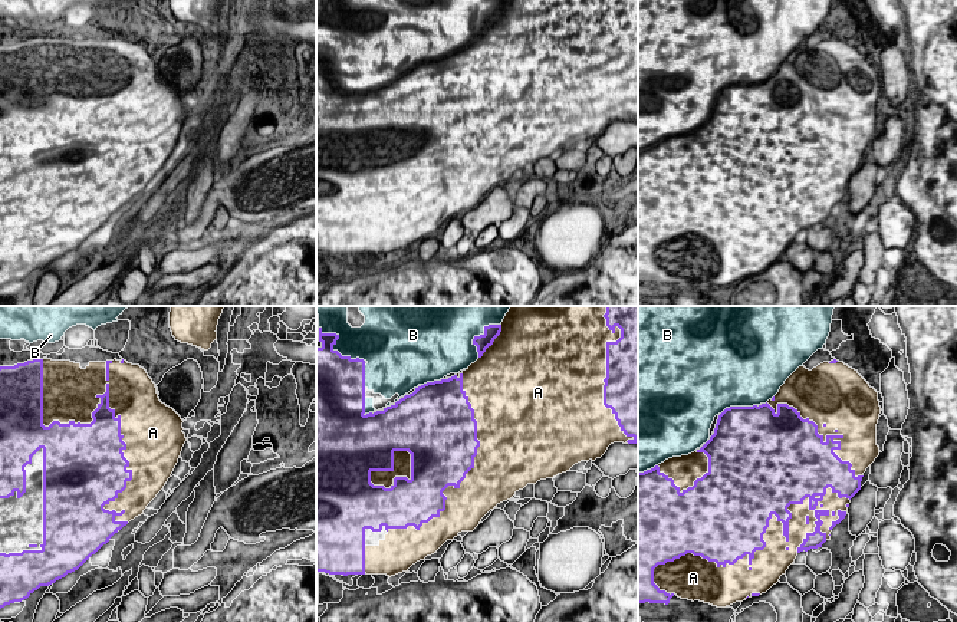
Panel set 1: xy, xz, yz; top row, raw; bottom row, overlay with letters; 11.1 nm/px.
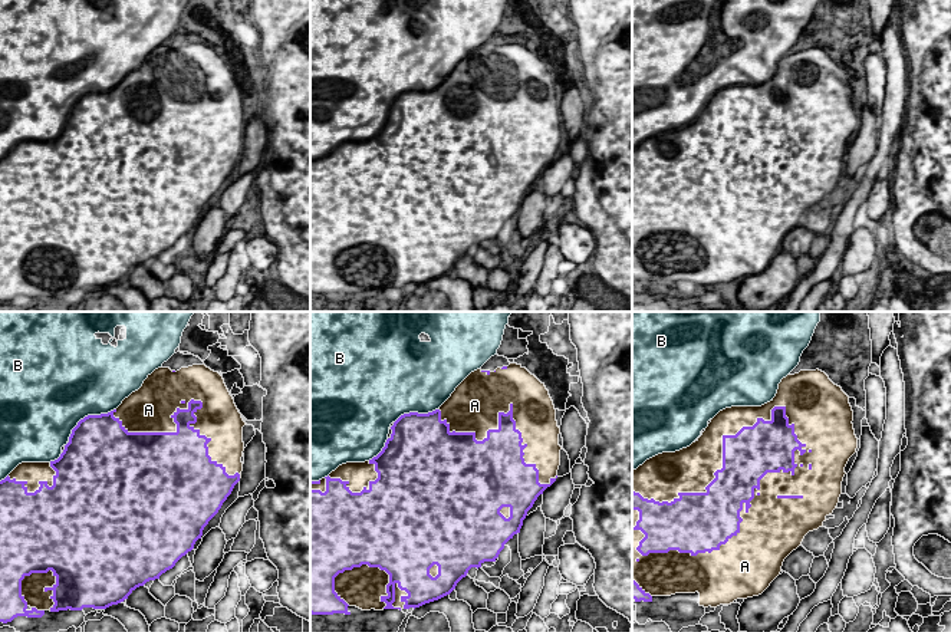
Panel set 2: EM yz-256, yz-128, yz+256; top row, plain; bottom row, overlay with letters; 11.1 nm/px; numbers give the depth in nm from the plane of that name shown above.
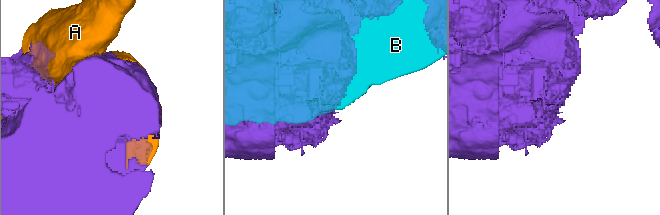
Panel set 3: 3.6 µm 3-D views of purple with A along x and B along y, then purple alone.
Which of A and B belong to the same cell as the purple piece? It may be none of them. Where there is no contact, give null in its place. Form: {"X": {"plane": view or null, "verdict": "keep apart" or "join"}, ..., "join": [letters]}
{"A": {"plane": "yz", "verdict": "join"}, "B": {"plane": "xz", "verdict": "keep apart"}, "join": ["A"]}

